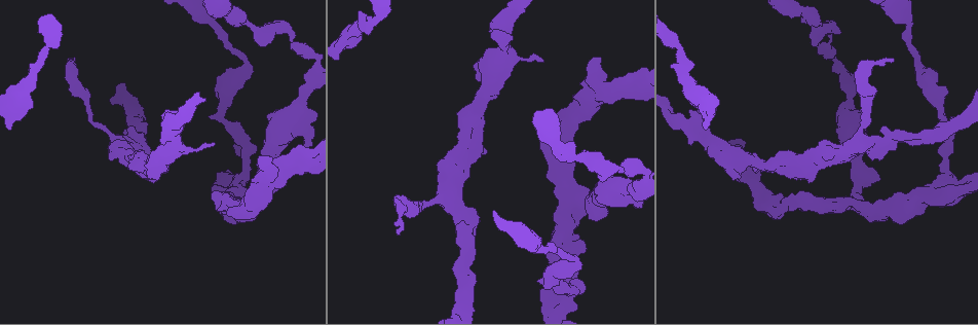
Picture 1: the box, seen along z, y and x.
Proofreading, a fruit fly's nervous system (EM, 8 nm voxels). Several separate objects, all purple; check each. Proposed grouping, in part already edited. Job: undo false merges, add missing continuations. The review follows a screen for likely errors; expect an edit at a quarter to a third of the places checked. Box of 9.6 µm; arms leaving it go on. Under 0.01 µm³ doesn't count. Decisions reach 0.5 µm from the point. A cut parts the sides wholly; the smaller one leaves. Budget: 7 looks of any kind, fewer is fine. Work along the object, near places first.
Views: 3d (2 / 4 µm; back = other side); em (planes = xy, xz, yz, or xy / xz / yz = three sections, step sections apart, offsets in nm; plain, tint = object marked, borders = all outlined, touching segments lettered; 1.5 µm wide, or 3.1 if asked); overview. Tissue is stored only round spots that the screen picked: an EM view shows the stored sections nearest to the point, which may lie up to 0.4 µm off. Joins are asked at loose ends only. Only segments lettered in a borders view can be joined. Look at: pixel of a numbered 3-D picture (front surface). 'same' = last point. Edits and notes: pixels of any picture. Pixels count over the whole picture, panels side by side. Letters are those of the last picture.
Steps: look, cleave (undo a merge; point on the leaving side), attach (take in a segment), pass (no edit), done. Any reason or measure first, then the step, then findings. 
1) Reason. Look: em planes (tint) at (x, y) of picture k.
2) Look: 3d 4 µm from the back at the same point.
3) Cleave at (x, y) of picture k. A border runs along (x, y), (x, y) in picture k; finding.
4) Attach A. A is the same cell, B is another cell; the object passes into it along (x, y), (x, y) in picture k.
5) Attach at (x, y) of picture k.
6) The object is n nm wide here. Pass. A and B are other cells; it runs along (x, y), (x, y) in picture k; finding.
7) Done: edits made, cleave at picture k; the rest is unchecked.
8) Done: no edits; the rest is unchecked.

Branch stops here. Look: 3d 4 µm at (271, 159) of picture 1.

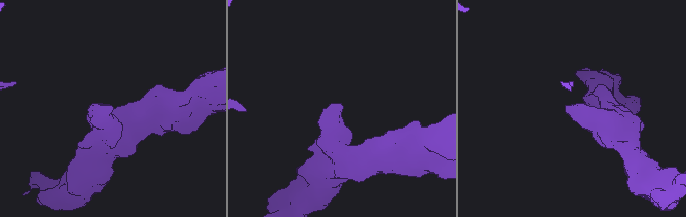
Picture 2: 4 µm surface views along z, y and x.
Now the EM. Look: em planes (borders) at (342, 106) of picture 2.

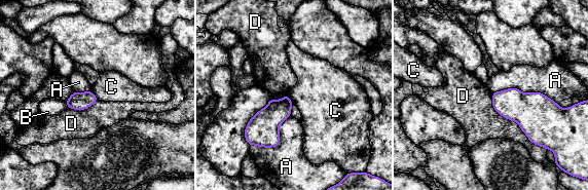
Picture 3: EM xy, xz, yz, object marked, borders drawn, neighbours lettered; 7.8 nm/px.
Pass. A, B, C and D are other cells; a border runs along (90, 90), (98, 99) in picture 3; none of them fits.

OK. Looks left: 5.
Branch stops here. Look: em planes (borders) at (214, 143) of picture 1.

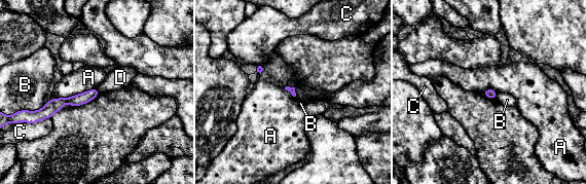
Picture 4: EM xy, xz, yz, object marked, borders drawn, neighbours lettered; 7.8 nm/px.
The longest contact is with A, 360 nm. Pass. A, B, C and D are other cells; no lettered segment goes on from it.

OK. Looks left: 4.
Thick end. Look: em planes (tint) at (741, 177) of picture 1.

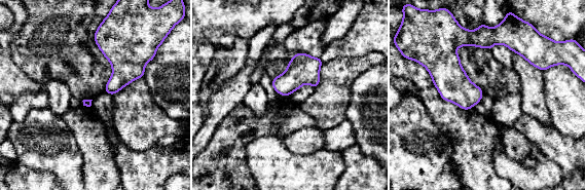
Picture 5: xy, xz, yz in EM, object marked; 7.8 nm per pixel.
See the neighbours. Look: em planes (borders) at the same point.

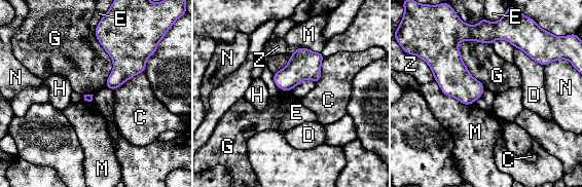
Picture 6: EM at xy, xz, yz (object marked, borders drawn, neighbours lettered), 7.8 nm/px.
Pass. C, D, E, G, H, M, N and Z are other cells; a border runs along (320, 51), (296, 48), (274, 74) in picture 6; none of them fits.

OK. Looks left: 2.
Done: no edits; the rest is unchecked.

